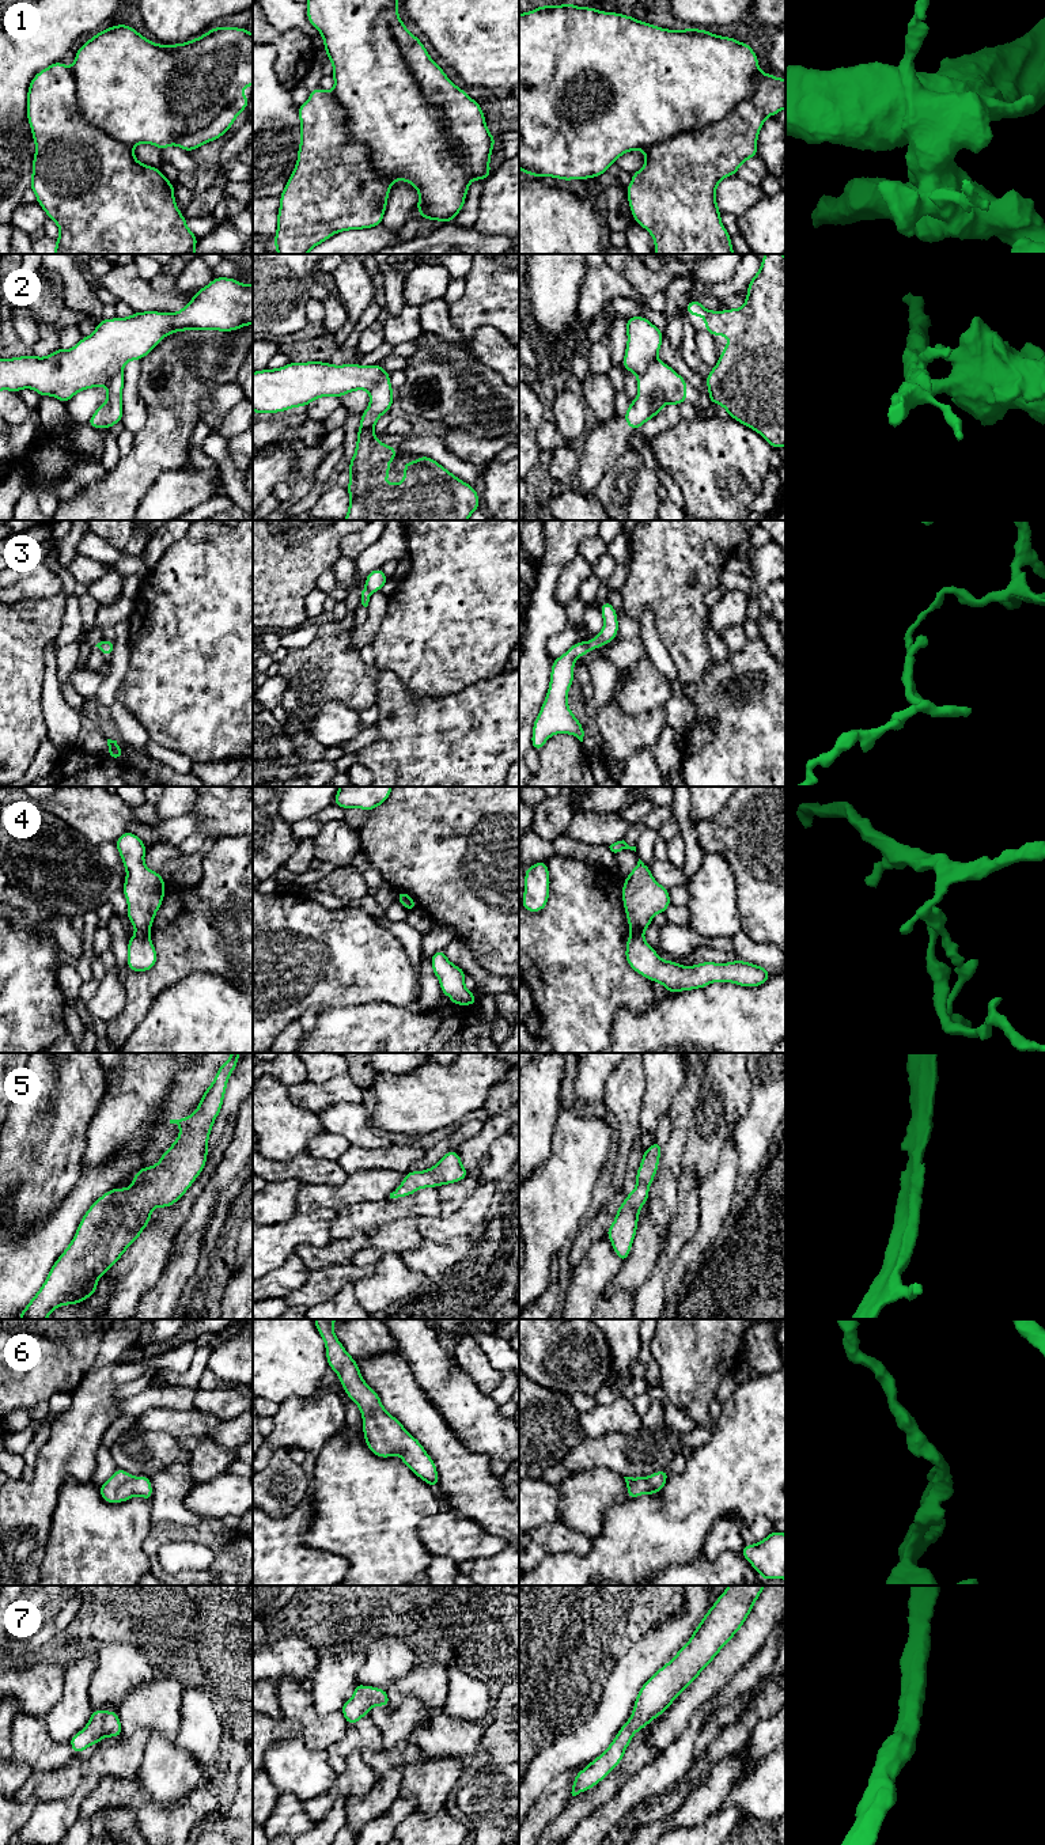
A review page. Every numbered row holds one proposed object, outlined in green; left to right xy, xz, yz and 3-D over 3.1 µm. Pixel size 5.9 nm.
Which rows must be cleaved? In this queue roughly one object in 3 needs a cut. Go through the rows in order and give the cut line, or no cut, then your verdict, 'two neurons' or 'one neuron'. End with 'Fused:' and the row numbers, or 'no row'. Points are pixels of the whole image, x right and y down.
1: cut none; one neuron
2: cut yz (657, 359), (638, 377); two neurons
3: cut yz (587, 641), (591, 648); two neurons
4: cut xy (136, 929), (148, 934); two neurons
5: cut none; one neuron
6: cut none; one neuron
7: cut none; one neuron
Fused: 2, 3, 4

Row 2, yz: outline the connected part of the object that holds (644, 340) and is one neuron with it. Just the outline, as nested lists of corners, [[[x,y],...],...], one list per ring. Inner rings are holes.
[[[643,315],[626,318],[626,334],[628,342],[622,365],[639,376],[656,360],[665,336]]]

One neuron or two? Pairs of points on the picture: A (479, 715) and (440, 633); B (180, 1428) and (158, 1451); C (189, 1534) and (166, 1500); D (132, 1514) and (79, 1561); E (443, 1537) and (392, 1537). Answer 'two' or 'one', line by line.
A: two
B: two
C: two
D: one
E: two

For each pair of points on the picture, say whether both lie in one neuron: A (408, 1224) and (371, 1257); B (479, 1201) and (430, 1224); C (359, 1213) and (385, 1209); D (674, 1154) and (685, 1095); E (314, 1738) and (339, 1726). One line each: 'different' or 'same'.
A: same
B: same
C: same
D: same
E: same

